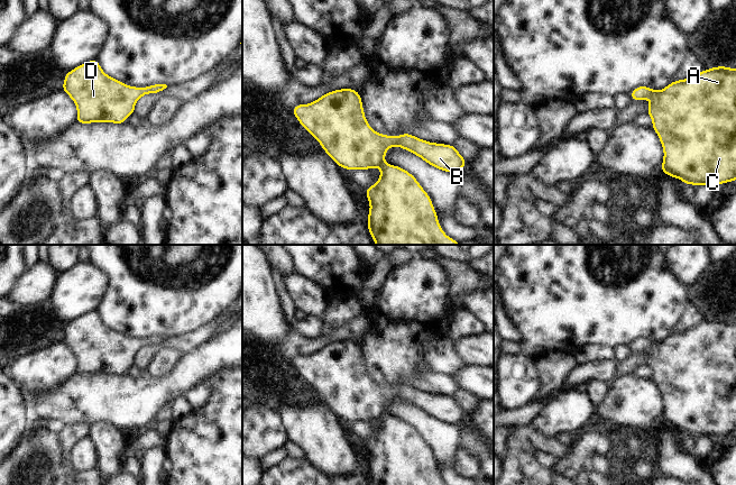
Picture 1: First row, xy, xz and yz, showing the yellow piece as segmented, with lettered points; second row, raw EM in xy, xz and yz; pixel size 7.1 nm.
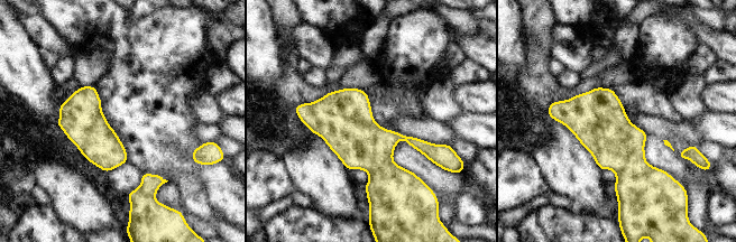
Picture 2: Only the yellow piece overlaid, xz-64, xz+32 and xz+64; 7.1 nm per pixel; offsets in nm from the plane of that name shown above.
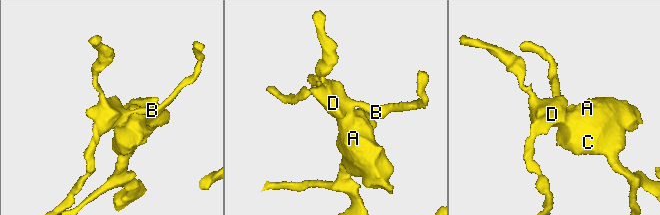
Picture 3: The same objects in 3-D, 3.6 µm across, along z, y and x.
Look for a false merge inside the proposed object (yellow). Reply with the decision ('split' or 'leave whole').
leave whole

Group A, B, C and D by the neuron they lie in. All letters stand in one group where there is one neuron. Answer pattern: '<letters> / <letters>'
A B C D

